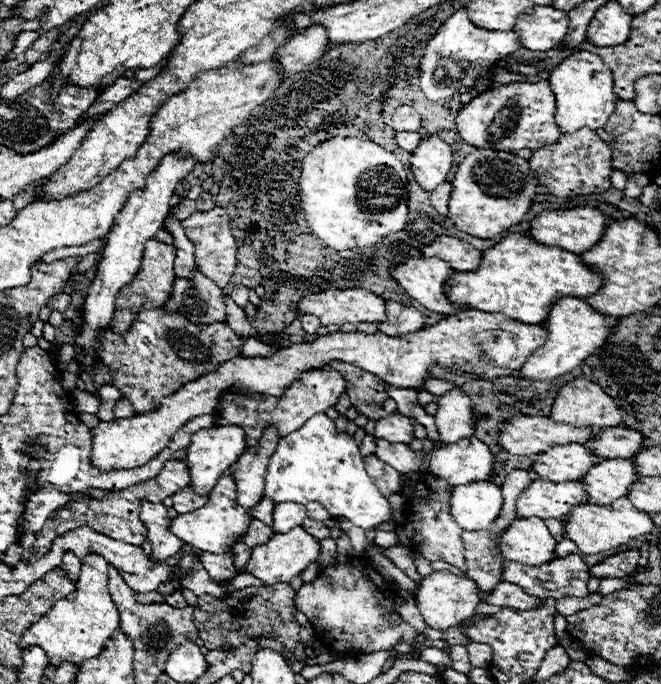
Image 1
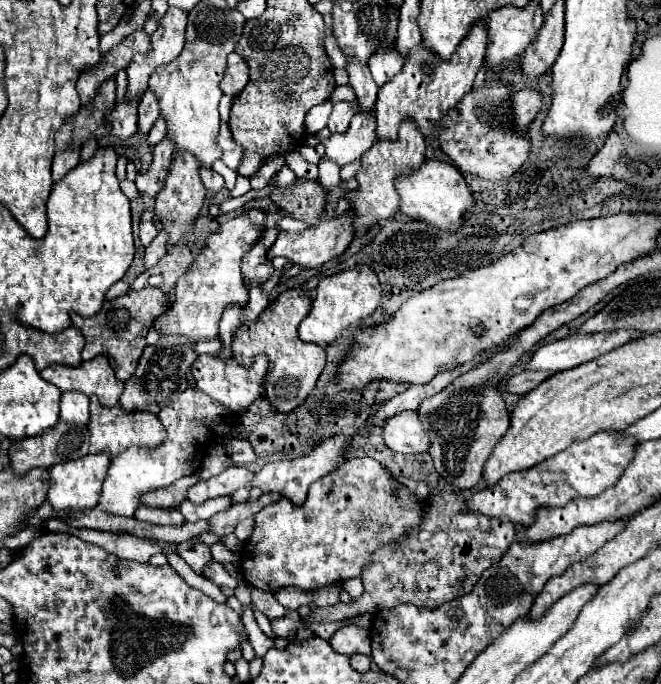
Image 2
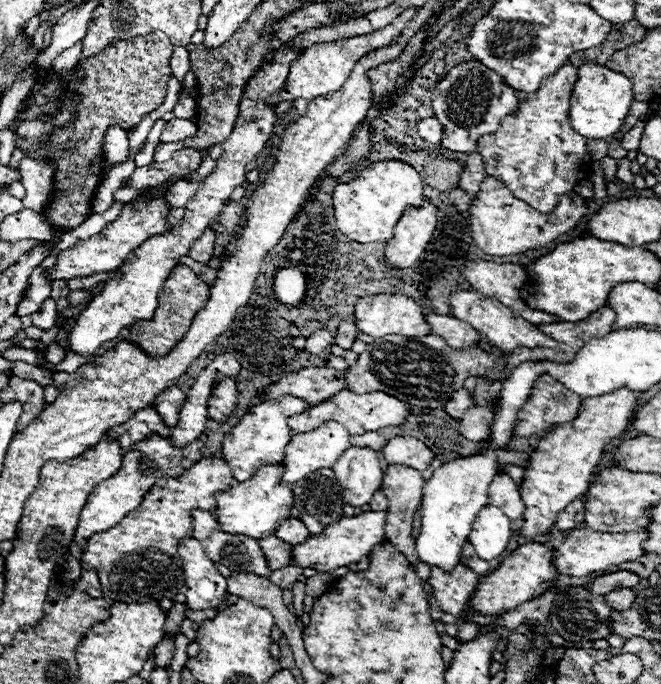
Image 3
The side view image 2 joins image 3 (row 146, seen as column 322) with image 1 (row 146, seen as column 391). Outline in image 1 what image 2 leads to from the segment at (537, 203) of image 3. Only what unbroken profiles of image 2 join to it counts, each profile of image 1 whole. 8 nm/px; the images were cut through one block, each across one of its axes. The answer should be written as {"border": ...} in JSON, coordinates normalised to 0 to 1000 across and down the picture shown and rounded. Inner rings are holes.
{"border":[[[817,117],[811,123],[799,120],[772,120],[766,126],[732,135],[723,143],[714,143],[690,170],[690,193],[693,199],[720,216],[781,222],[790,216],[814,219],[826,211],[838,211],[850,193],[838,178],[841,143],[829,117]]]}

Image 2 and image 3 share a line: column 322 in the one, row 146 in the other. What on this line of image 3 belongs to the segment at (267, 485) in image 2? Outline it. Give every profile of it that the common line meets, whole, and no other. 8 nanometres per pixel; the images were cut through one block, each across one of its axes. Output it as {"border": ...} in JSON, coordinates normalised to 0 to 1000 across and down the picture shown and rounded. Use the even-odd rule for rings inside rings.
{"border":[[[711,88],[687,96],[672,117],[654,135],[654,158],[660,175],[672,187],[666,213],[687,222],[720,222],[720,208],[732,196],[747,196],[756,187],[756,175],[784,158],[778,132],[759,120],[759,114],[732,99],[726,88]]]}

